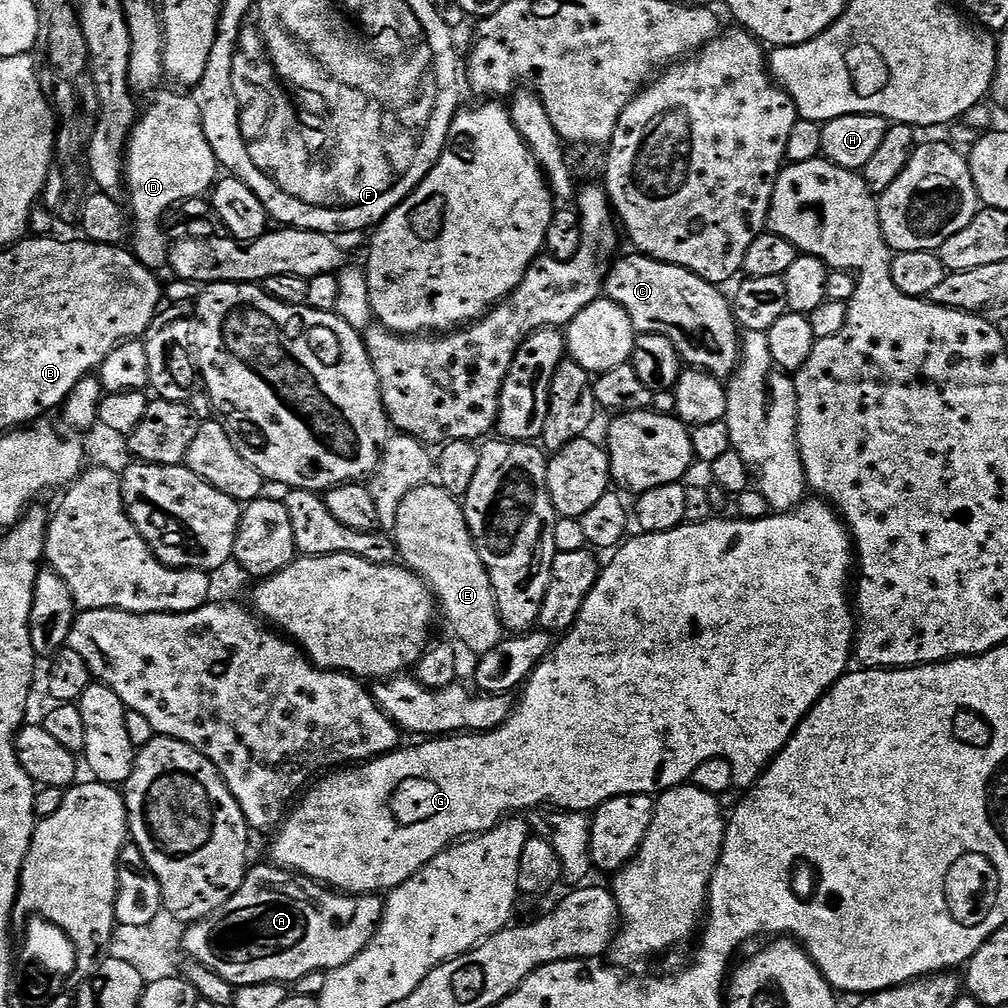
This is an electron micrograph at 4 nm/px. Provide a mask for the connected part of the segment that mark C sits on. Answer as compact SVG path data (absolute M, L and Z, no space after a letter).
M643 254L631 255L622 257L612 269L611 267L607 269L603 287L607 299L613 300L618 306L622 306L622 310L626 310L637 333L649 332L670 338L674 350L678 350L681 361L688 368L701 368L711 376L731 377L736 371L738 345L741 343L742 336L738 331L729 297L723 296L720 293L723 291L717 285L698 278L698 274L690 270L667 264L661 260L652 260Z

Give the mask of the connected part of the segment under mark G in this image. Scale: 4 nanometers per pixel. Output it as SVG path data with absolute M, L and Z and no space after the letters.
M808 498L797 504L790 512L767 515L762 517L761 520L716 520L717 518L709 518L697 524L685 522L669 532L636 534L636 537L633 535L631 538L625 539L624 543L611 553L612 561L609 564L605 563L603 565L600 576L596 580L596 585L590 590L590 594L586 598L586 602L582 606L578 618L573 622L572 627L563 633L561 640L564 641L561 644L559 641L553 647L552 651L540 661L538 667L532 669L532 675L528 677L522 688L524 697L518 700L518 703L512 709L512 713L508 716L508 721L501 728L495 728L493 732L482 732L479 734L452 734L447 738L428 738L423 742L416 742L420 744L414 745L413 748L401 746L395 752L387 752L385 756L378 756L375 760L361 762L355 765L355 767L348 766L343 770L337 771L335 774L325 775L323 779L316 782L321 782L321 784L313 783L303 793L302 799L291 809L287 819L279 825L278 831L275 833L277 836L272 840L271 863L277 868L287 868L290 872L306 876L309 880L315 880L333 890L339 890L349 894L384 894L393 888L397 888L399 884L406 882L414 874L418 874L418 870L426 867L438 853L444 852L445 849L452 847L453 844L465 839L465 837L471 838L479 836L482 832L488 832L491 828L495 828L501 819L507 817L509 813L524 814L529 810L535 810L541 806L551 806L565 812L582 812L588 814L599 808L601 804L614 799L615 796L647 796L649 794L666 792L670 788L678 788L681 784L691 781L694 770L698 770L698 766L702 766L702 762L706 762L710 758L718 758L719 756L730 762L731 780L734 783L735 789L740 792L747 791L748 788L756 783L757 778L763 773L764 769L771 764L773 758L788 745L788 739L796 733L796 727L802 723L813 706L824 697L824 693L841 676L849 671L850 665L848 665L848 659L851 661L854 656L854 637L856 634L854 608L850 603L850 580L848 584L848 575L851 572L853 575L854 572L854 545L852 543L852 534L848 531L848 525L838 515L837 509L833 508L823 498Z

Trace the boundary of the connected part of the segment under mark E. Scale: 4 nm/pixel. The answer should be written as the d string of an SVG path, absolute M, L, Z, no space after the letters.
M425 482L399 497L397 504L394 543L399 559L428 583L453 634L477 657L485 656L500 644L506 629L500 623L490 574L464 521L461 501L439 483Z

